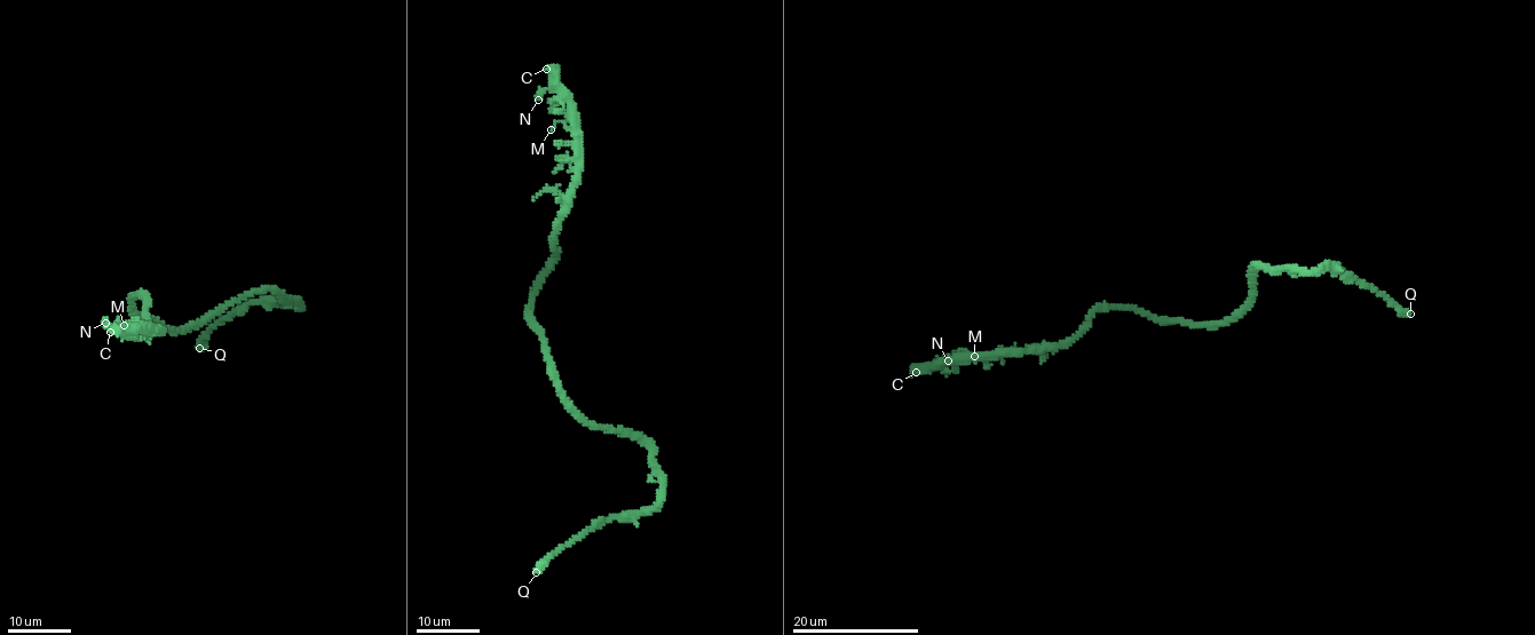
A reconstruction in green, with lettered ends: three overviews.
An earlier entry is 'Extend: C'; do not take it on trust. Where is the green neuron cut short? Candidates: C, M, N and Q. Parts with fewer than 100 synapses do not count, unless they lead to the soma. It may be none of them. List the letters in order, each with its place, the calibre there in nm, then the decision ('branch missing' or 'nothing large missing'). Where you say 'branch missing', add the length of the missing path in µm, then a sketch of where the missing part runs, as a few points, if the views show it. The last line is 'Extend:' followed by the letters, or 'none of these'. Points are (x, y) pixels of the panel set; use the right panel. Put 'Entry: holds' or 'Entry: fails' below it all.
C: at (916, 372); 480 nm thick; nothing large missing
M: at (974, 356); 140 nm thick; nothing large missing
N: at (948, 360); 200 nm thick; nothing large missing
Q: at (1410, 314); 500 nm thick; branch missing; about 15 µm are missing; missing branch runs (1410, 314), (1426, 323), (1438, 302), (1449, 308), (1450, 304)
Extend: Q
Entry: fails

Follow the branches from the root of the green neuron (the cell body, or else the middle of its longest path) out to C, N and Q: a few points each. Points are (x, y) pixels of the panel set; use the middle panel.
C: (553, 367), (531, 303), (538, 278), (554, 256), (552, 236), (575, 174), (577, 116), (569, 94), (546, 69)
N: (553, 367), (531, 303), (538, 278), (554, 256), (552, 236), (575, 174), (577, 116), (552, 86), (538, 100)
Q: (553, 367), (559, 394), (580, 415), (647, 446), (661, 498), (653, 508), (598, 521), (536, 572)

